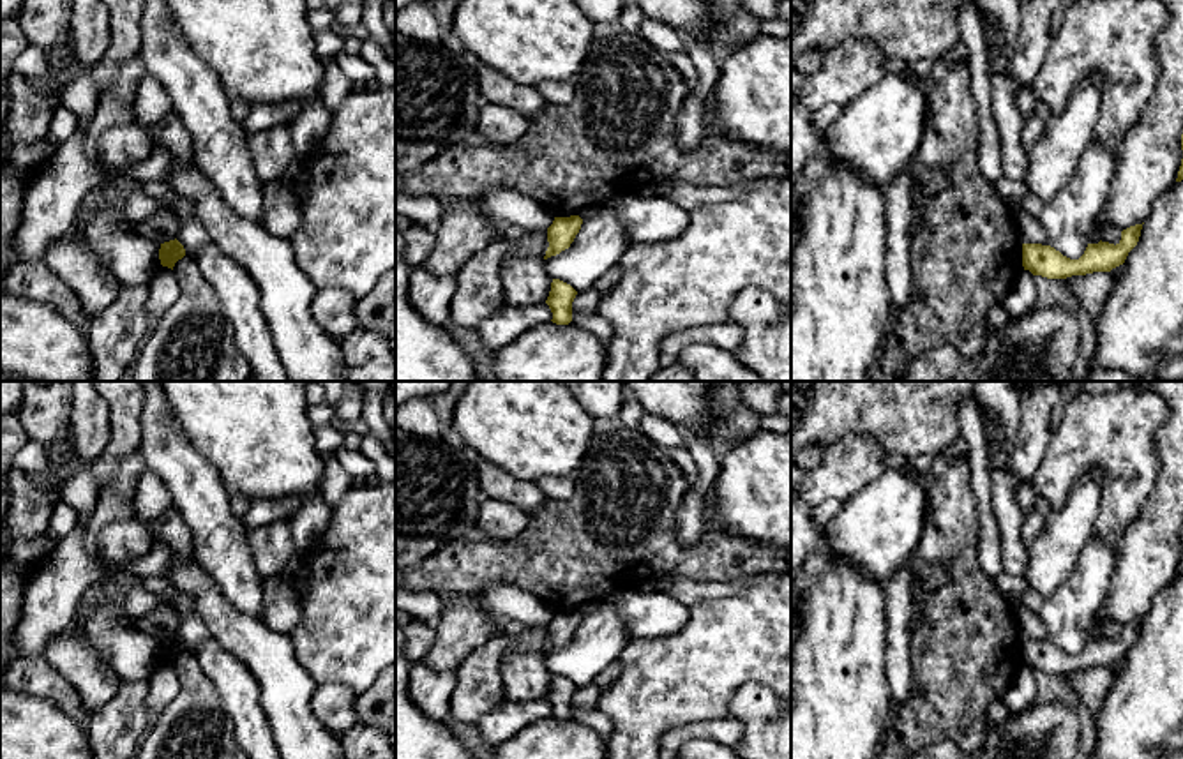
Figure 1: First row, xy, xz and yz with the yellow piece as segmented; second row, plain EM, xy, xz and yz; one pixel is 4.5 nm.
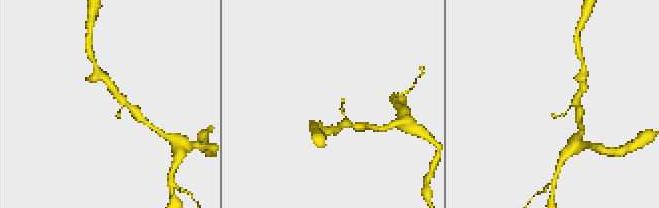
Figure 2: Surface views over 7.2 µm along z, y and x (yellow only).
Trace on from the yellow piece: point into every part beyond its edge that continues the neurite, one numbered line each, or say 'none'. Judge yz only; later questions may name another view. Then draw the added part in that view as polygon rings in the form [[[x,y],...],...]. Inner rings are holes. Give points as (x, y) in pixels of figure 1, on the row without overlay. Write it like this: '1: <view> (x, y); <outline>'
none

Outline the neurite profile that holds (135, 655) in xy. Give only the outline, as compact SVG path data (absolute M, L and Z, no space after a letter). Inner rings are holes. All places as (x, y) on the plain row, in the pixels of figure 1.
M92 591L88 614L78 621L83 625L81 639L106 657L120 680L148 681L159 667L161 639L138 628L113 591Z

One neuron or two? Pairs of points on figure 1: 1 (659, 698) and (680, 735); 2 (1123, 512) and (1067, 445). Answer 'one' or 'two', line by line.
1: two
2: one

